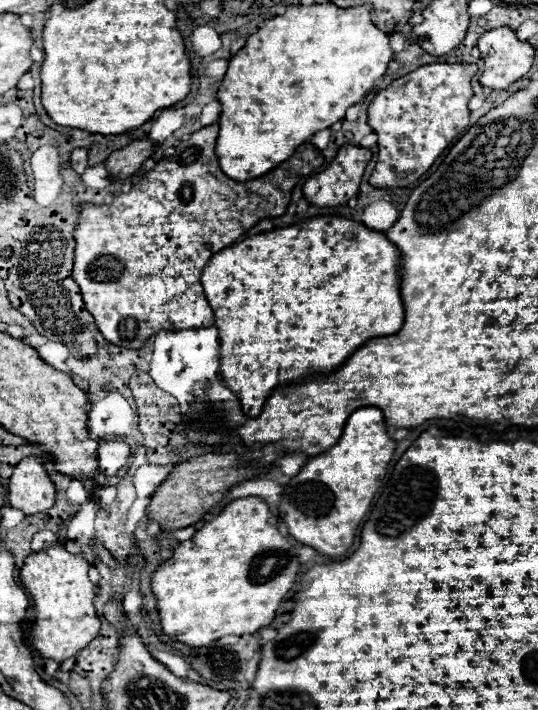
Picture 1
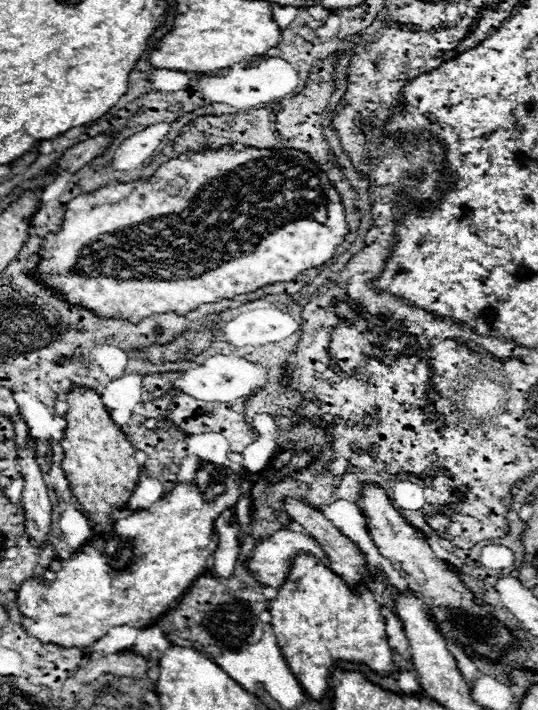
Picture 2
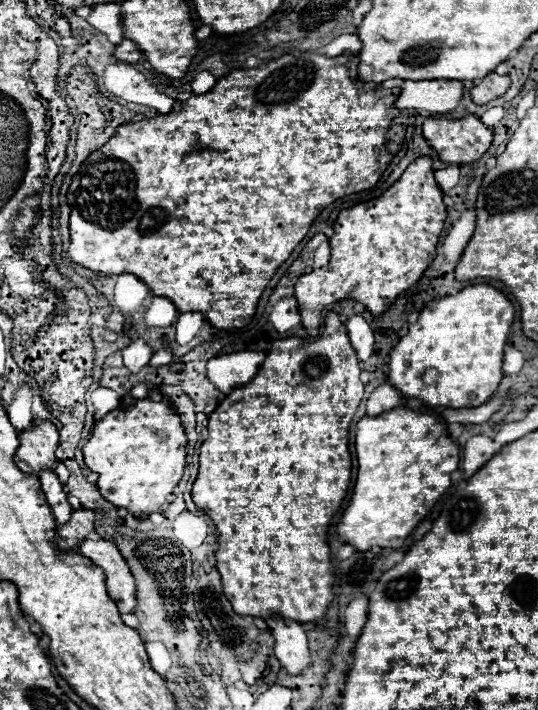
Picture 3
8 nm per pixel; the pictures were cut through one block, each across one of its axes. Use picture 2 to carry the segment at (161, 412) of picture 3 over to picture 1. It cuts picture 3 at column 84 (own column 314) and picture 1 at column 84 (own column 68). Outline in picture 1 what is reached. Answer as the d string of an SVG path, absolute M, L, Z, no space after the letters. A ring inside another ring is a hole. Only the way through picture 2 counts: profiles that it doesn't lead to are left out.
M54 542L32 552L20 570L22 586L34 598L32 644L44 658L64 662L76 656L100 632L100 620L94 608L94 584L88 578L90 564L80 554L70 554L64 544Z

